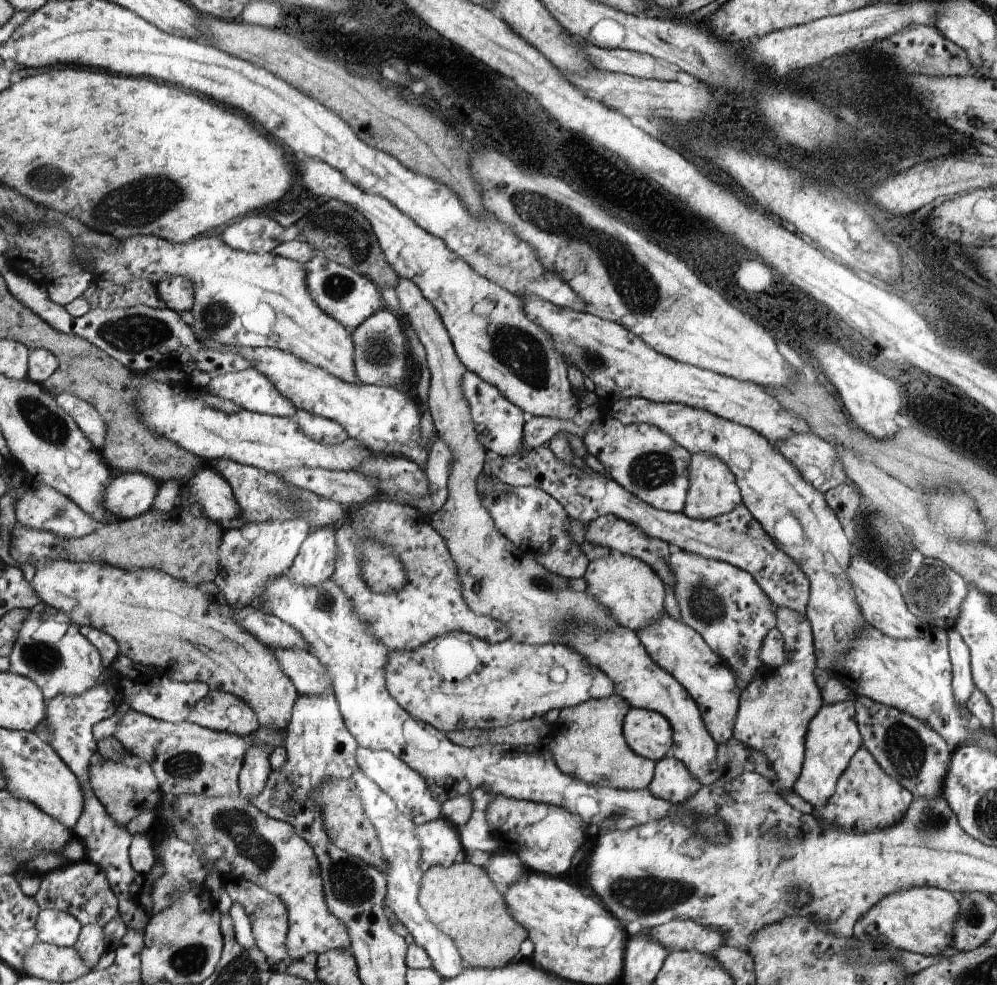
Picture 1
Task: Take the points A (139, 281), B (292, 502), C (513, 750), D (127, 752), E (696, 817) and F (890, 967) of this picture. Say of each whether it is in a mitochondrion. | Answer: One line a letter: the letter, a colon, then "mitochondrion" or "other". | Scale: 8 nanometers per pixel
A: other
B: mitochondrion
C: other
D: other
E: other
F: other

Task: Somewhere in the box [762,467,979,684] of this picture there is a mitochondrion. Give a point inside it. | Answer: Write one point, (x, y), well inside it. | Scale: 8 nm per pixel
(930, 587)

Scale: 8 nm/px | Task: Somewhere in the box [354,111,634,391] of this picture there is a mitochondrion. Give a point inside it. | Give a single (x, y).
(377, 350)

